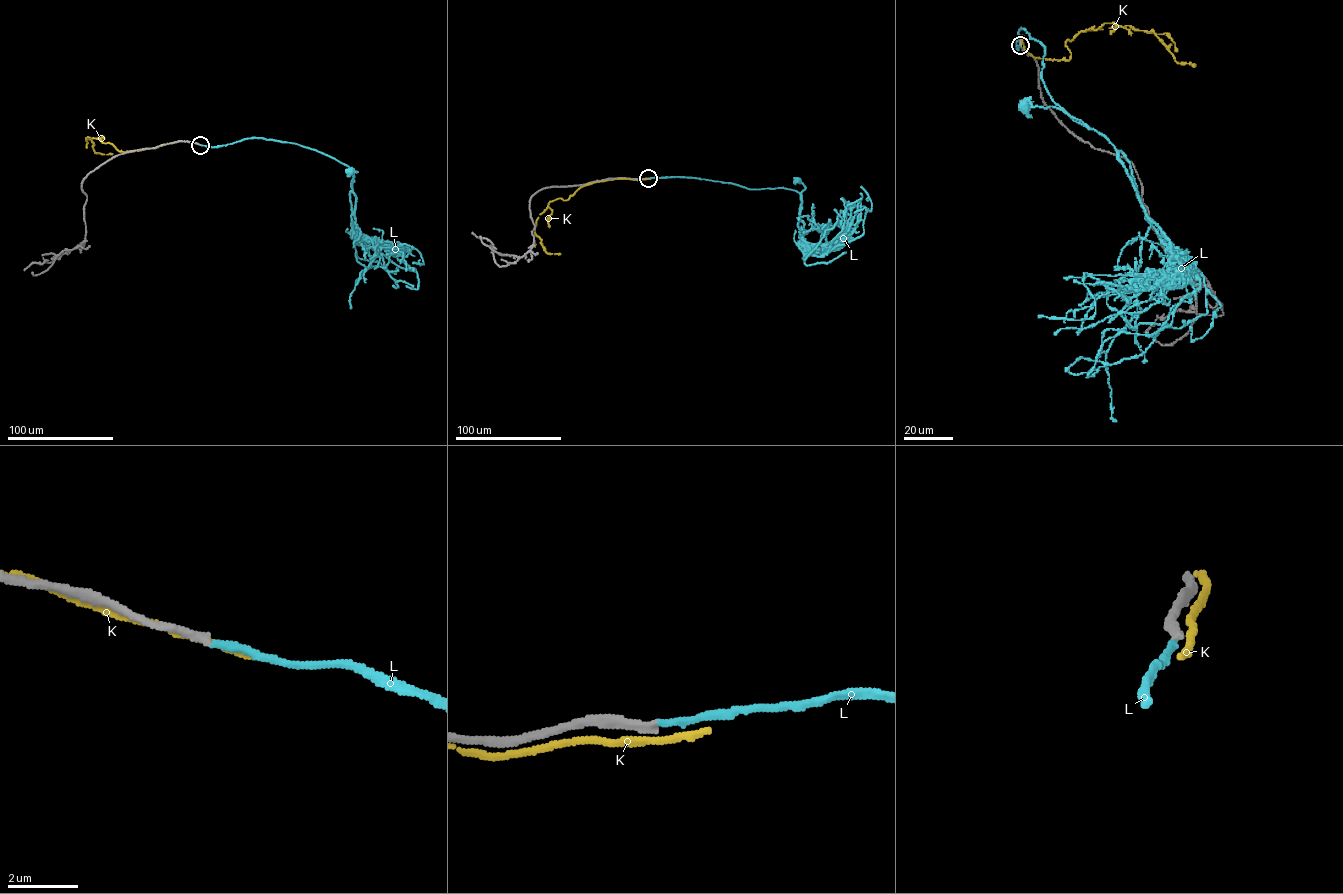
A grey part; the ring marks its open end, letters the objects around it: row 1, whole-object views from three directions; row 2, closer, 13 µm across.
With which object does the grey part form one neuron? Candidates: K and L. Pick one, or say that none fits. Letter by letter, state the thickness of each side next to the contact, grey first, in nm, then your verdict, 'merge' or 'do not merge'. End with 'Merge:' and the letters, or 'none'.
K: calibres 280 and 200 nm; do not merge
L: calibres 240 and 200 nm; merge
Merge: L

